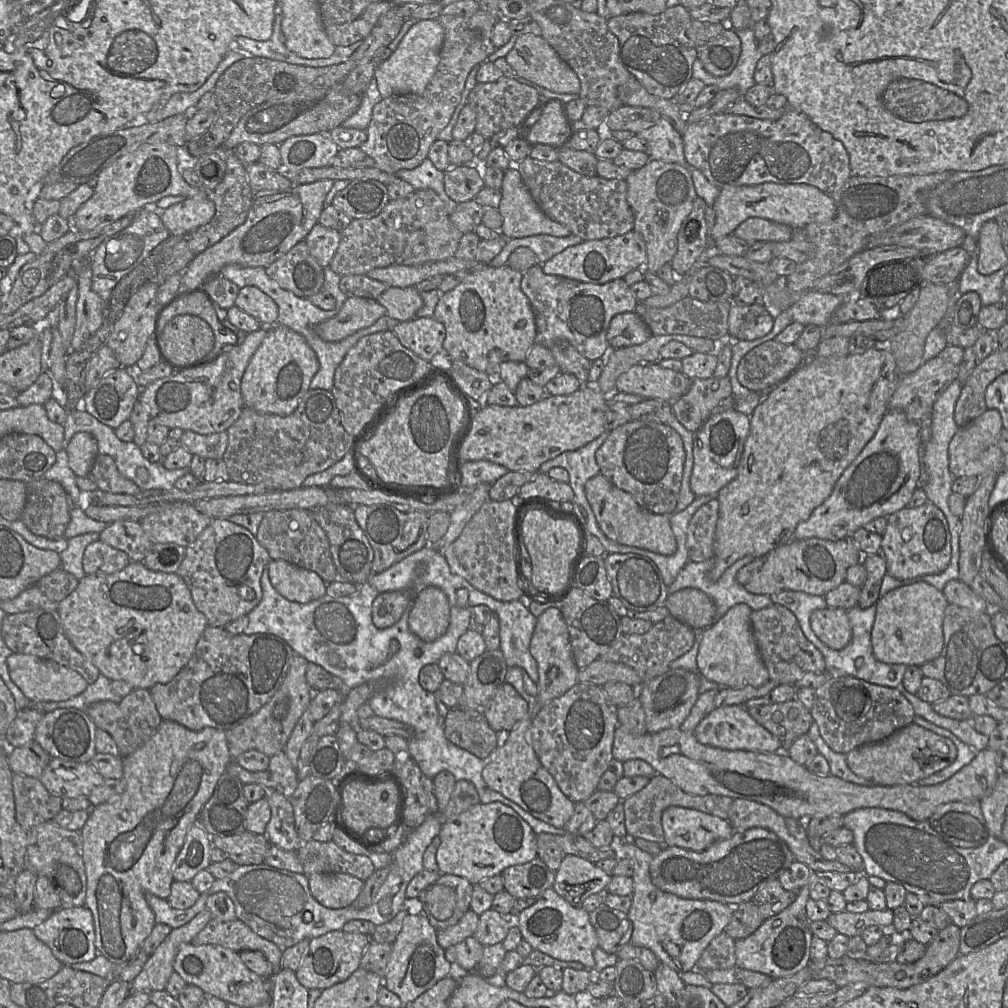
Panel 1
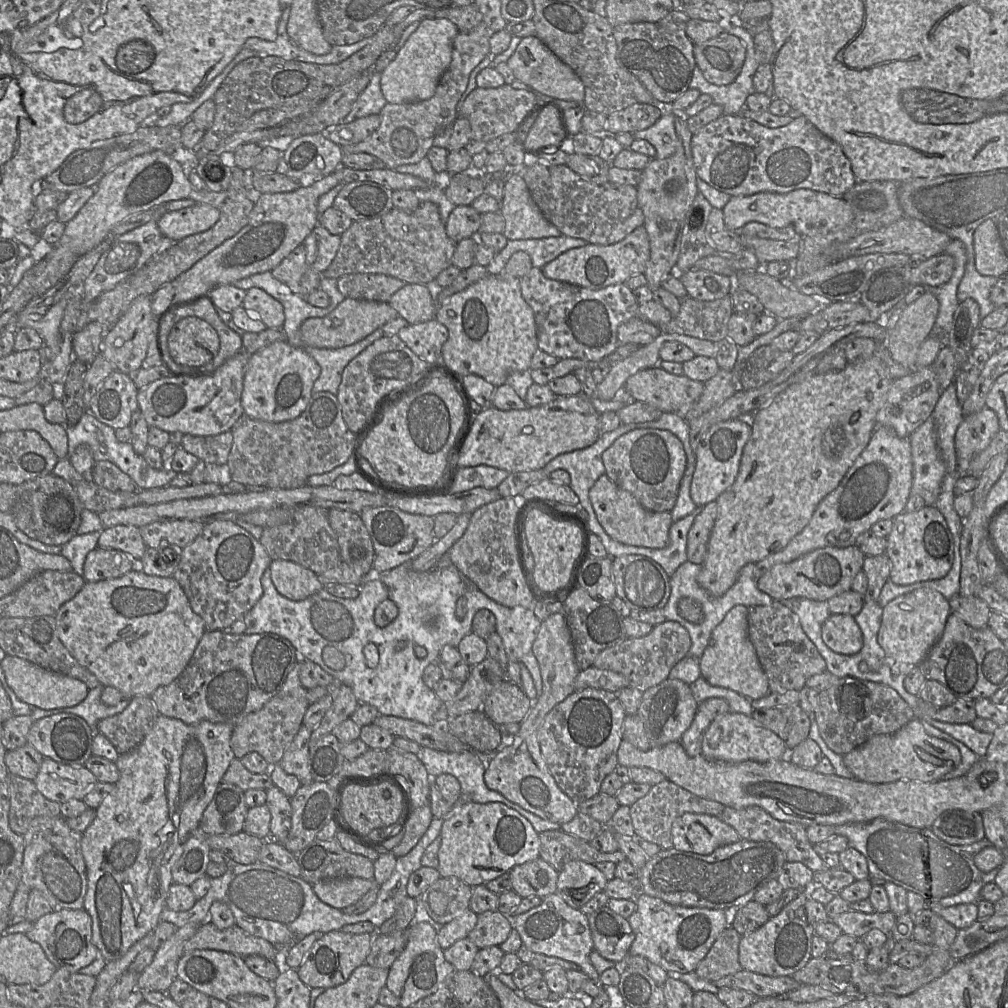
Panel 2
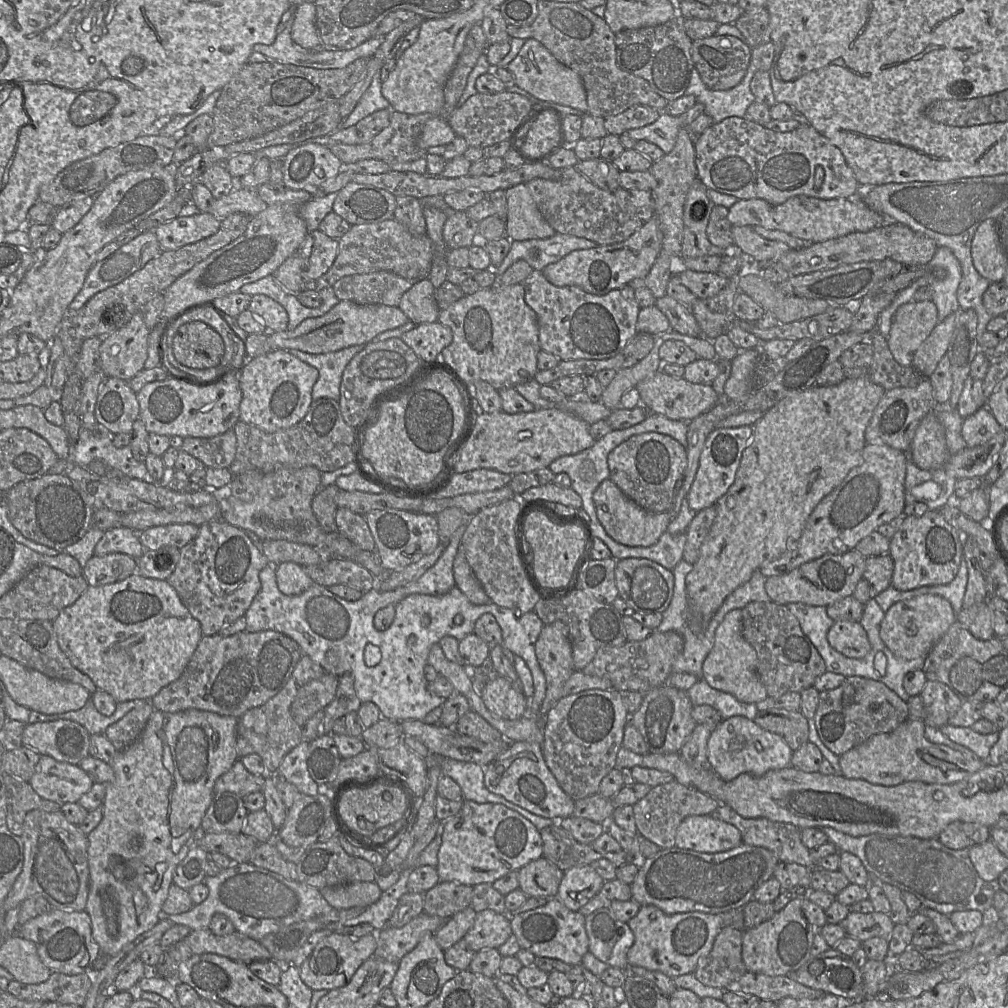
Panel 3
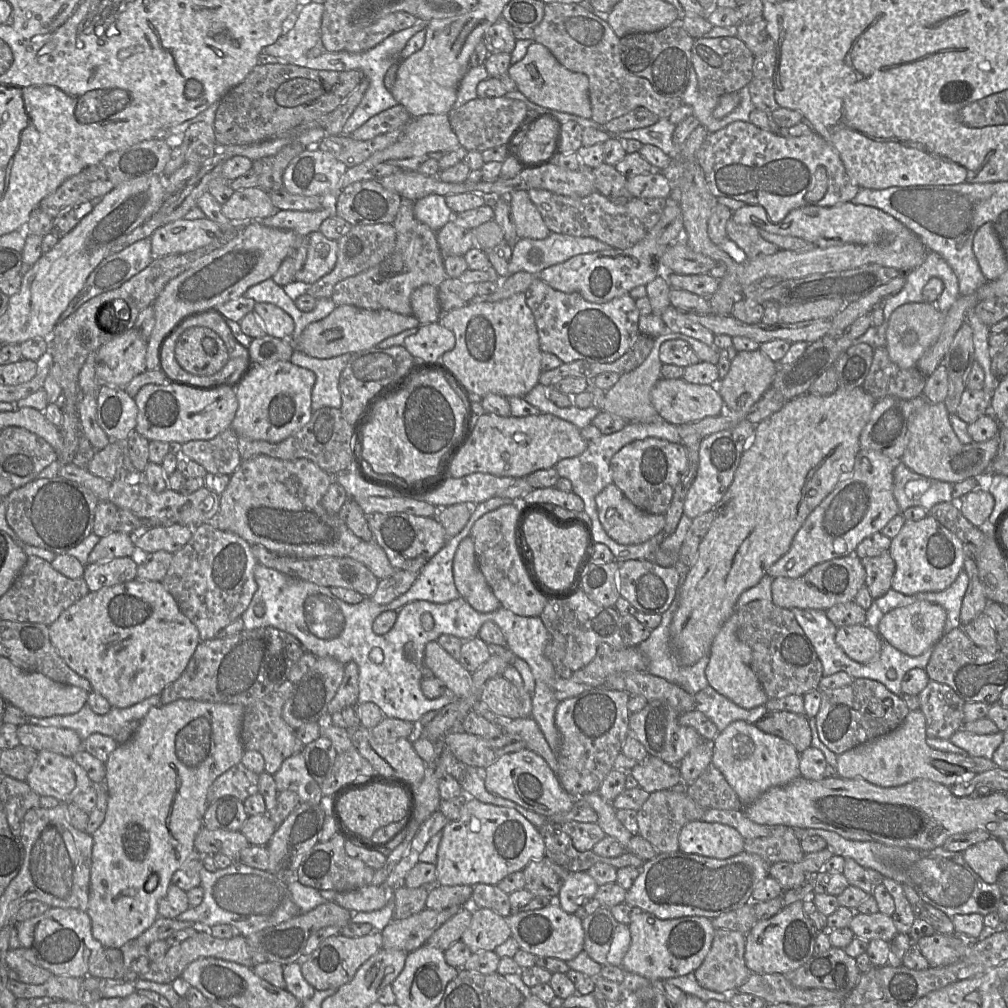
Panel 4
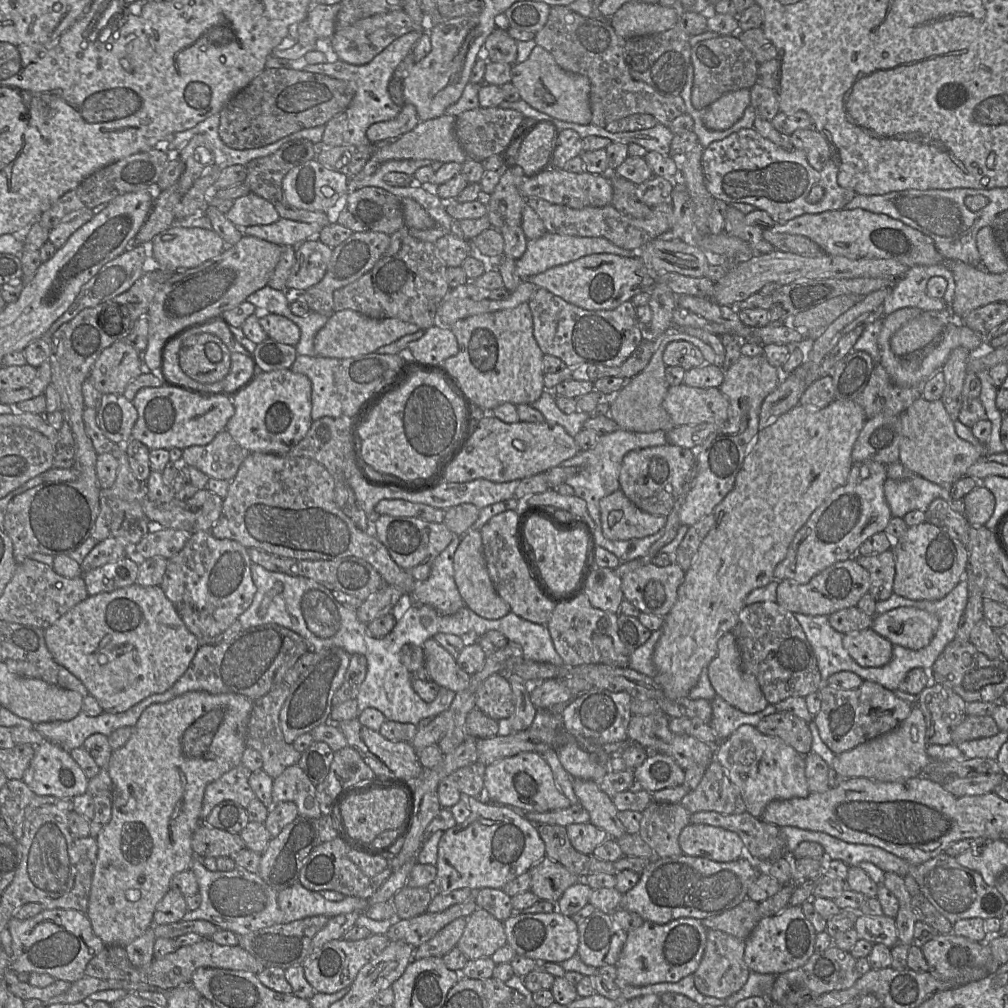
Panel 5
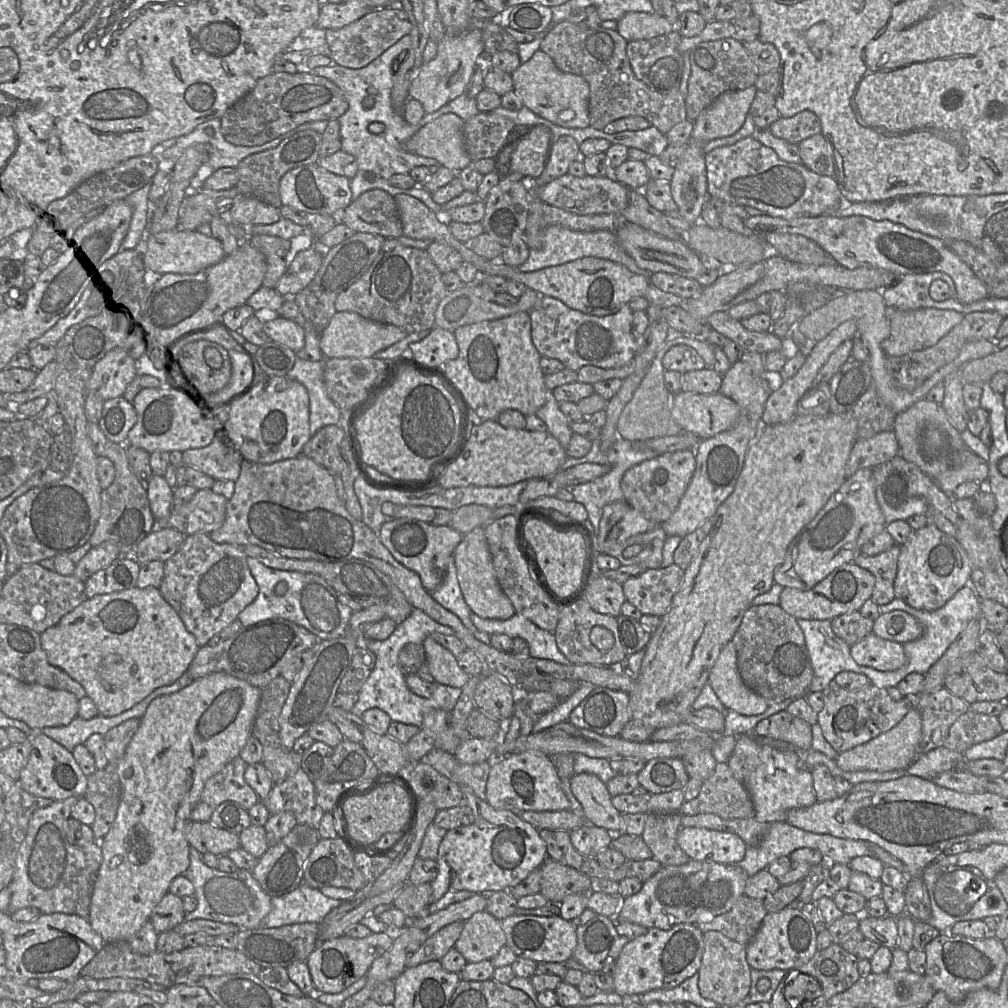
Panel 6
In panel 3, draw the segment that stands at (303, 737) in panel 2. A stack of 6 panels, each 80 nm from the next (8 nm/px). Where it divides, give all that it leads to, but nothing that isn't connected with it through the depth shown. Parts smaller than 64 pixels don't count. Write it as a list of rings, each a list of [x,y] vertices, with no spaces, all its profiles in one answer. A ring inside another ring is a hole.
[[[301,741],[285,755],[278,767],[277,775],[295,785],[301,794],[314,796],[321,788],[310,776],[307,767],[308,743]]]

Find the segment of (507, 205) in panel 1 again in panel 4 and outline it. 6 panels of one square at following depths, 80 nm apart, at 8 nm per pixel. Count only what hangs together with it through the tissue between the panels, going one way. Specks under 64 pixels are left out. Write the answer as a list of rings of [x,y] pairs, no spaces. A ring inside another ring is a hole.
[[[528,191],[511,193],[509,202],[518,238],[545,239],[549,236],[551,231],[531,201]]]

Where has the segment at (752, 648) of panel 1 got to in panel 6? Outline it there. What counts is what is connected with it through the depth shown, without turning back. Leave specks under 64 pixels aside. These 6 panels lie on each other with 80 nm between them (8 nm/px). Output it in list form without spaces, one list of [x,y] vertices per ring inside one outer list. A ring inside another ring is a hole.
[[[732,641],[722,648],[710,671],[708,682],[727,710],[754,716],[764,713],[769,707],[766,700],[742,680]]]

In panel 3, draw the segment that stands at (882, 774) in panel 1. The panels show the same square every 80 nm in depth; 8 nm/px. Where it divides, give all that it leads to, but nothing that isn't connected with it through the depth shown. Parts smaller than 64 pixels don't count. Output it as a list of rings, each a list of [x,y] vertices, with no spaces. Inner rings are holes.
[[[909,717],[892,732],[873,735],[839,756],[842,775],[884,786],[895,786],[907,781],[954,784],[986,765],[979,758],[967,759],[957,750],[930,742],[925,736],[925,726],[924,720]]]

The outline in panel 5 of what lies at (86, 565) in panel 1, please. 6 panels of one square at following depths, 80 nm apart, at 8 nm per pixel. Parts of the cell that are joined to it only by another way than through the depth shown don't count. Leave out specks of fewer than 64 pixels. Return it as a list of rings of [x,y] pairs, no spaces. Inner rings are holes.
[[[128,557],[84,572],[82,577],[89,596],[111,592],[136,583],[139,565]]]

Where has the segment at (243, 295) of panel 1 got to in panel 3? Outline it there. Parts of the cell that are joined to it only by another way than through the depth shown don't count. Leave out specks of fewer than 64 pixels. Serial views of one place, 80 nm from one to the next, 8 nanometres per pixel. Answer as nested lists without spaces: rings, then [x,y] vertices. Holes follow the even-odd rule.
[[[263,294],[253,295],[247,309],[263,322],[268,332],[287,330],[288,314],[284,307],[272,298]]]

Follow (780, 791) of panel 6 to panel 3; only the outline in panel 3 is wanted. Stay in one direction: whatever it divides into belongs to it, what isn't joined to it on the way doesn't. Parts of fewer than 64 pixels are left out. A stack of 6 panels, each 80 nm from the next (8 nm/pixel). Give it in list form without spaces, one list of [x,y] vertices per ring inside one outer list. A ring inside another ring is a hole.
[[[744,716],[722,720],[711,731],[707,744],[708,764],[725,781],[731,781],[742,773],[758,777],[771,770],[789,767],[792,754],[793,750],[780,735],[761,728]]]

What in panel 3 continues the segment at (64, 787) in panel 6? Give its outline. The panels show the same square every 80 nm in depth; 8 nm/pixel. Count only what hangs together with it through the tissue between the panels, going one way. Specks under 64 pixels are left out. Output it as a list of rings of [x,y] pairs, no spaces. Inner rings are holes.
[[[41,755],[36,771],[29,783],[40,797],[60,805],[77,803],[93,785],[91,777],[79,765],[60,762],[47,755]]]

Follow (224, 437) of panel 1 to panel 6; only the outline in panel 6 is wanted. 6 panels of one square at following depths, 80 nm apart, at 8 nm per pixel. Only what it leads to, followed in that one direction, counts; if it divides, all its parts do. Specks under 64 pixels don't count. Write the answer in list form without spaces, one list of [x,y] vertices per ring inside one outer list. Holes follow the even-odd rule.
[[[216,433],[212,441],[203,448],[189,449],[182,452],[182,465],[202,472],[214,480],[235,482],[239,476],[242,461],[243,459],[226,444],[222,433]]]

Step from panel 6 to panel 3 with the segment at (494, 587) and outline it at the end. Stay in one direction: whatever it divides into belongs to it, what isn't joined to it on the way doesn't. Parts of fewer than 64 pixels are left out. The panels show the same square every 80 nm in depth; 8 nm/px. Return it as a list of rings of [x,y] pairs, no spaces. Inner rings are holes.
[[[459,545],[454,558],[453,574],[456,586],[466,595],[471,603],[485,605],[492,602],[467,562],[461,545]]]

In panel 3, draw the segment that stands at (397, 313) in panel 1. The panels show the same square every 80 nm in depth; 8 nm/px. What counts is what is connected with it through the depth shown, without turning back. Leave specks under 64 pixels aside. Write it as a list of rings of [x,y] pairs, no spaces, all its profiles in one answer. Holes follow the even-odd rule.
[[[422,279],[402,295],[398,308],[416,325],[436,322],[440,310],[435,291],[429,279]]]

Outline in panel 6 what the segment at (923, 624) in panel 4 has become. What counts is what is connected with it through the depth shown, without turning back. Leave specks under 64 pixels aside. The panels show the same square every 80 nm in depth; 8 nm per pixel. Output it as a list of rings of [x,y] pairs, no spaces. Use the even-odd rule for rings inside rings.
[[[902,610],[880,614],[874,620],[873,633],[880,638],[901,644],[919,639],[924,628],[915,617]]]

